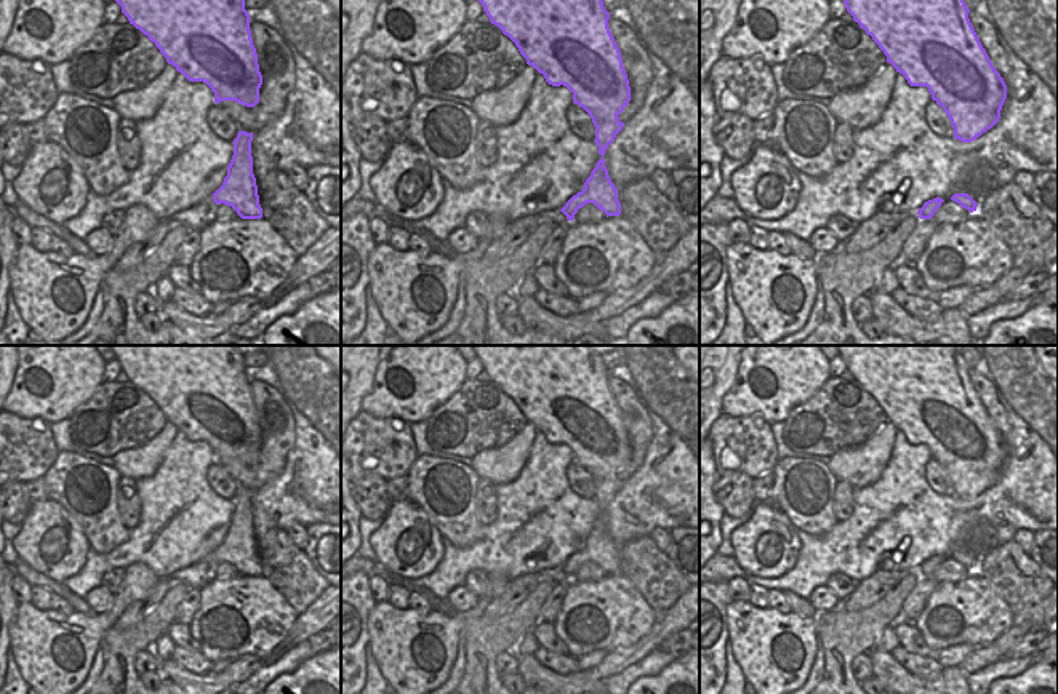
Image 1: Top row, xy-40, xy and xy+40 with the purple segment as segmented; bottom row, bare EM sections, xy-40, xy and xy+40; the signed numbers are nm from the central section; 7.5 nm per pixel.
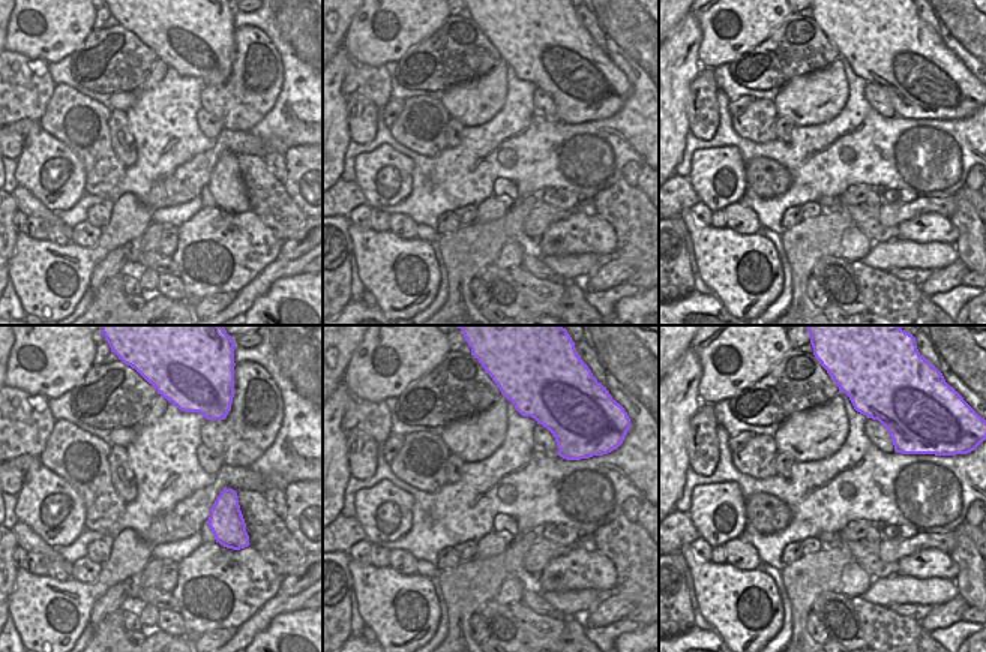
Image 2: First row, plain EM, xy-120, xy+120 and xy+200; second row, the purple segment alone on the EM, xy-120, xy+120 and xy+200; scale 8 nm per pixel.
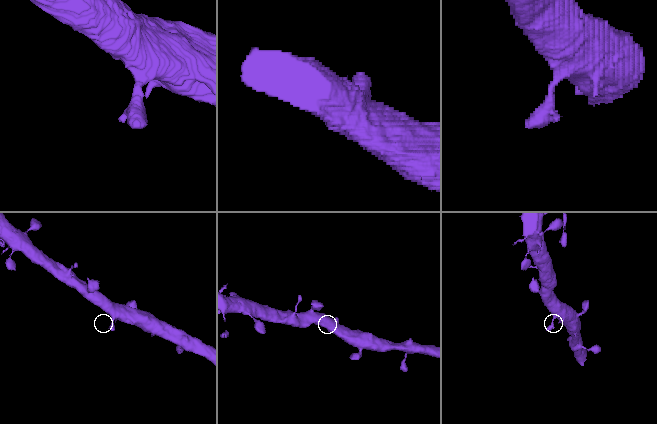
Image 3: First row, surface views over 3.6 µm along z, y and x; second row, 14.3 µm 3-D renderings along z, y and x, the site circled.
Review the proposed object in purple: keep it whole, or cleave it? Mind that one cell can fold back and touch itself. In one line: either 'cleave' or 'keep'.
keep

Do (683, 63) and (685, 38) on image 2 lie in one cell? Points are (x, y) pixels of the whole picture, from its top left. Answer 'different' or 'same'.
same

